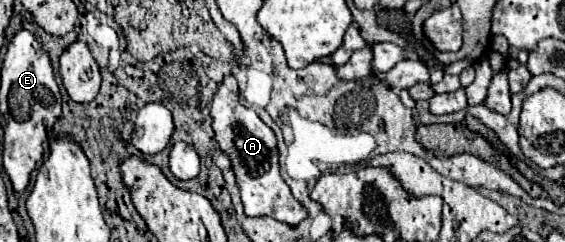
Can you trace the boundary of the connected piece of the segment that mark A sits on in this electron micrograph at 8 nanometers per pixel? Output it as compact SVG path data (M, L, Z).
M232 74L224 76L222 84L210 102L212 130L220 144L220 150L230 158L236 182L240 188L246 216L272 216L284 224L298 226L308 214L302 204L292 196L290 188L278 170L278 150L274 132L258 118L258 114L238 100L238 82Z

